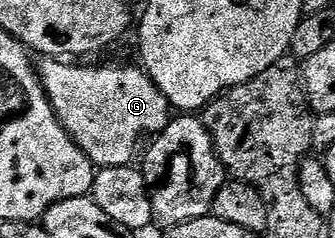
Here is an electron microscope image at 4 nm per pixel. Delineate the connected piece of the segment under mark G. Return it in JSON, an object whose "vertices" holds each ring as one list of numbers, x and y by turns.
{"vertices":[[45,60,39,66,39,77,41,79,41,87,45,89,46,96,49,97,51,108,55,112,57,119,63,124,63,128,71,136,73,143,82,150,89,159,92,160,94,167,100,168,103,166,131,166,134,165,133,157,137,154,137,145,141,142,141,137,144,134,148,136,156,136,160,134,163,128,167,128,167,124,171,121,171,107,167,96,163,96,163,92,159,92,159,88,150,80,149,75,144,69,133,66,81,66,85,64,74,64,69,60]]}

